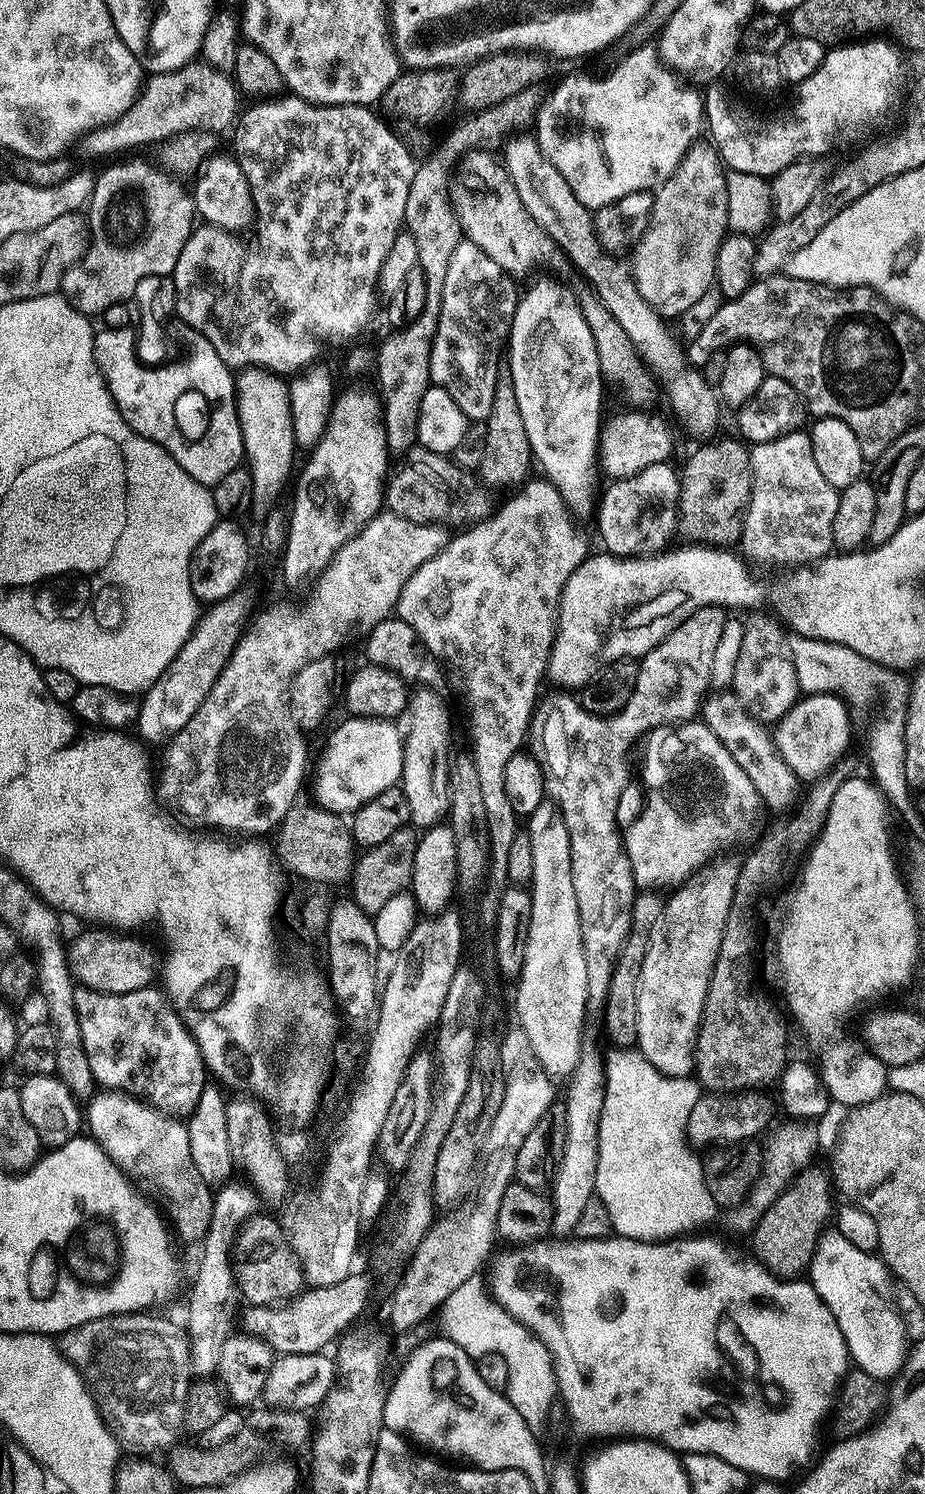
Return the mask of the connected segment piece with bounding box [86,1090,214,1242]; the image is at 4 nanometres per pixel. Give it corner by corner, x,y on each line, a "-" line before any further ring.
100,1090
87,1103
86,1128
91,1139
102,1146
129,1181
145,1184
154,1195
164,1199
168,1216
182,1239
203,1241
212,1222
214,1192
198,1174
194,1158
190,1158
188,1125
183,1119
159,1112
127,1093

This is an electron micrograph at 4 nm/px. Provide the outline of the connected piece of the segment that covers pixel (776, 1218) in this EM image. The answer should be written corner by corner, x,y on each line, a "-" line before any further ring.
809,1166
799,1173
788,1185
784,1193
776,1199
767,1210
760,1215
759,1220
755,1221
752,1232
752,1248
755,1259
759,1260
773,1276
777,1278
796,1278
807,1269
808,1263
812,1261
812,1251
816,1248
816,1242
819,1232
821,1231
820,1222
824,1215
831,1213
834,1208
834,1203
828,1197
829,1181
819,1172
815,1166

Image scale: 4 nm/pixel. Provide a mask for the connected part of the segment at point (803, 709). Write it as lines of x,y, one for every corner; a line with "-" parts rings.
808,694
797,700
796,705
781,720
776,721
776,749
786,766
794,770
797,780
821,780
841,763
840,759
852,740
852,724
848,721
848,715
850,709
840,697
831,694

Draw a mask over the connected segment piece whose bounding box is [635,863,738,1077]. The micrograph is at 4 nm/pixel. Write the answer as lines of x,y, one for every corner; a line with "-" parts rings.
719,864
712,866
717,868
709,867
699,878
677,887
671,893
673,896
667,897
662,914
652,923
646,958
642,958
642,974
638,974
638,1038
635,1047
648,1059
650,1066
667,1076
691,1077
697,1071
696,1039
712,971
722,945
723,931
726,930
727,914
736,893
738,875
734,864

